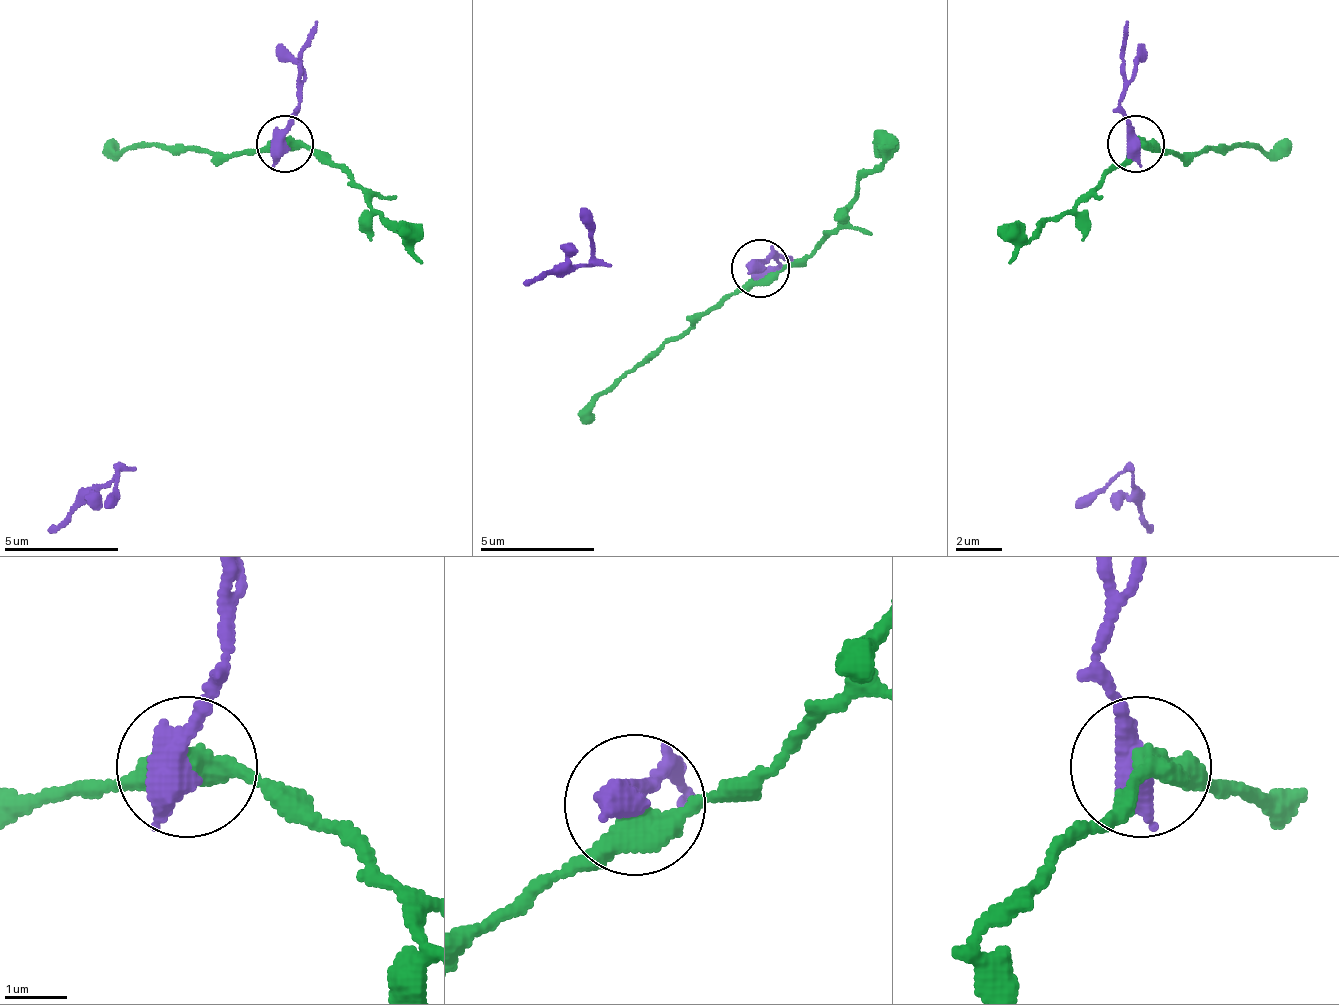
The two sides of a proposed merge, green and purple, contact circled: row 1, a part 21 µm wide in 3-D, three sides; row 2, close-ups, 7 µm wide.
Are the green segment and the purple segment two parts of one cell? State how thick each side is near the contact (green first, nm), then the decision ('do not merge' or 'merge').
360 nm thick on the green side, 600 nm on the other; do not merge

